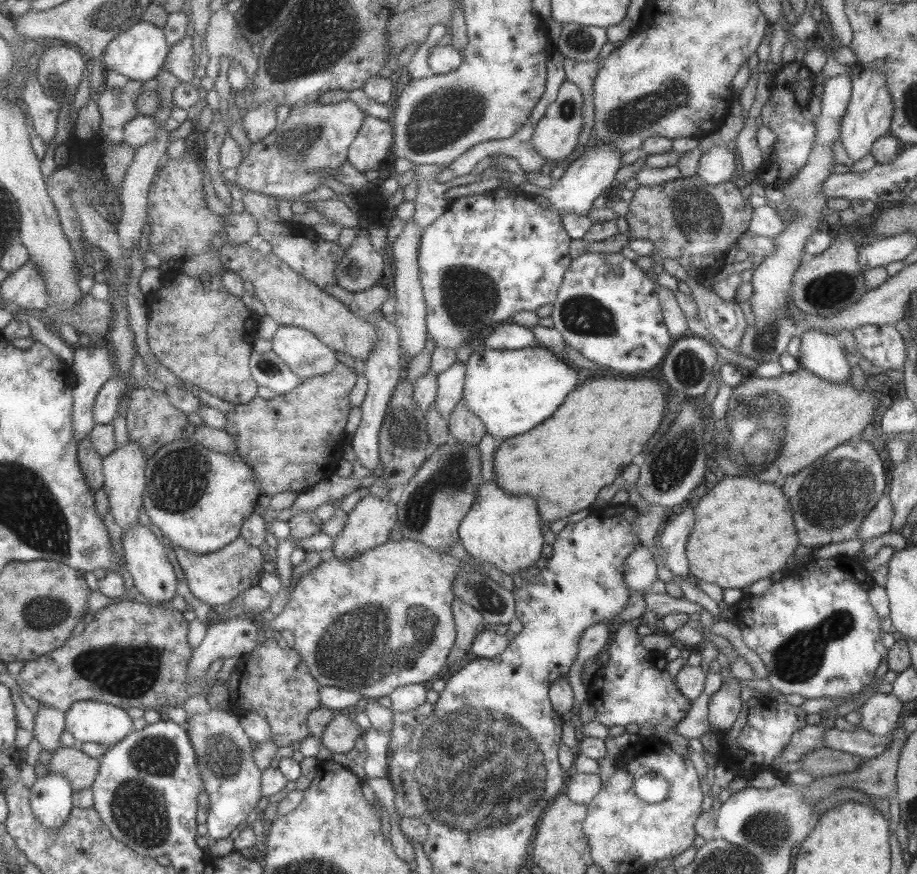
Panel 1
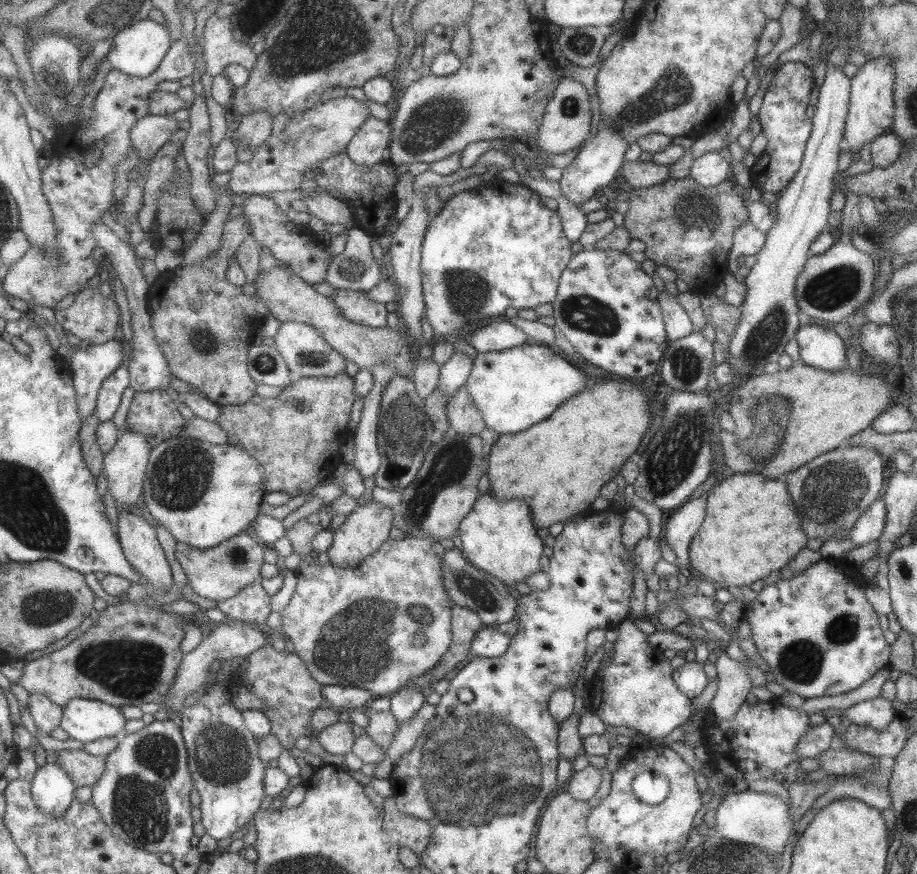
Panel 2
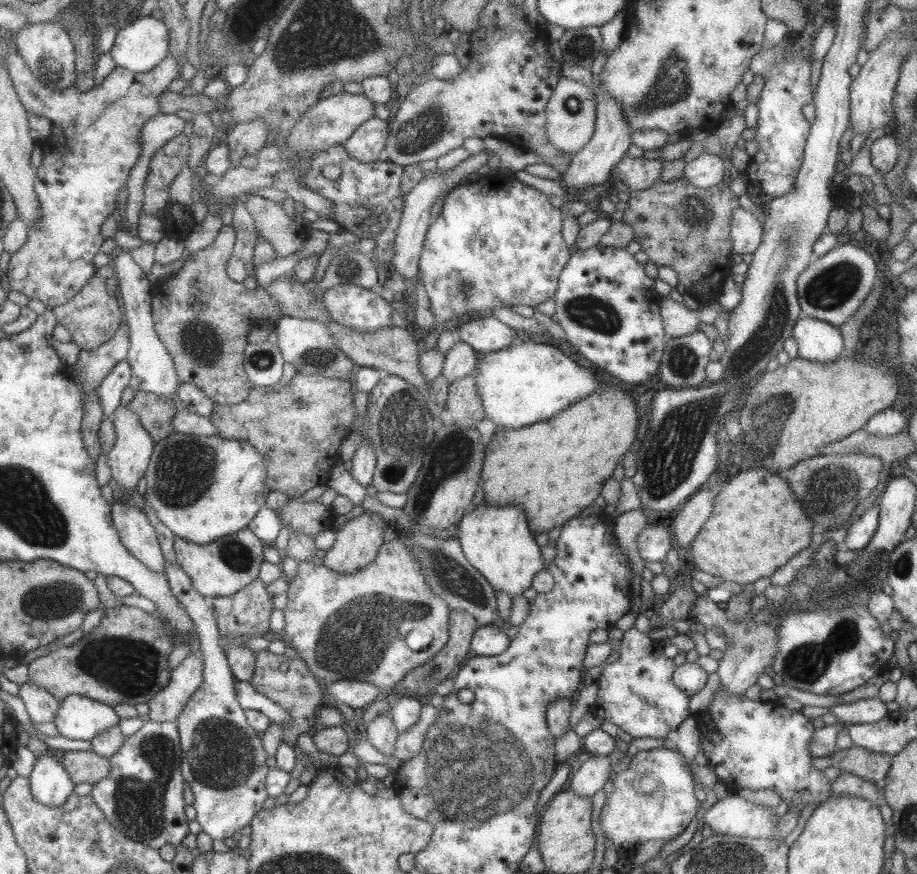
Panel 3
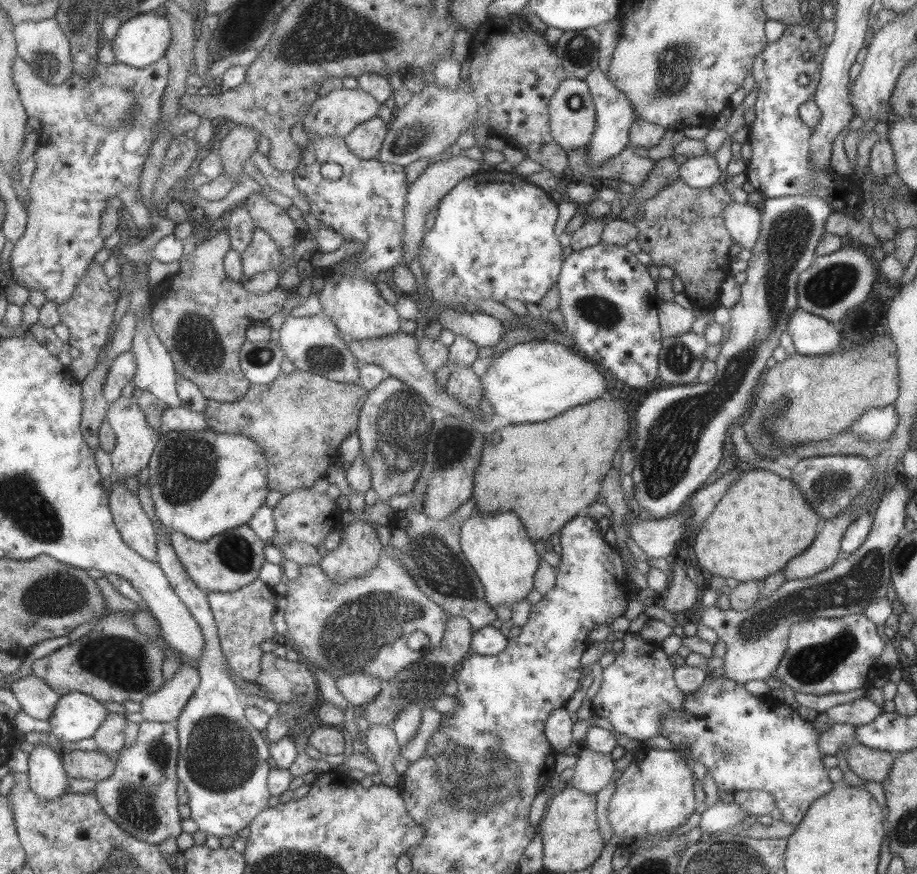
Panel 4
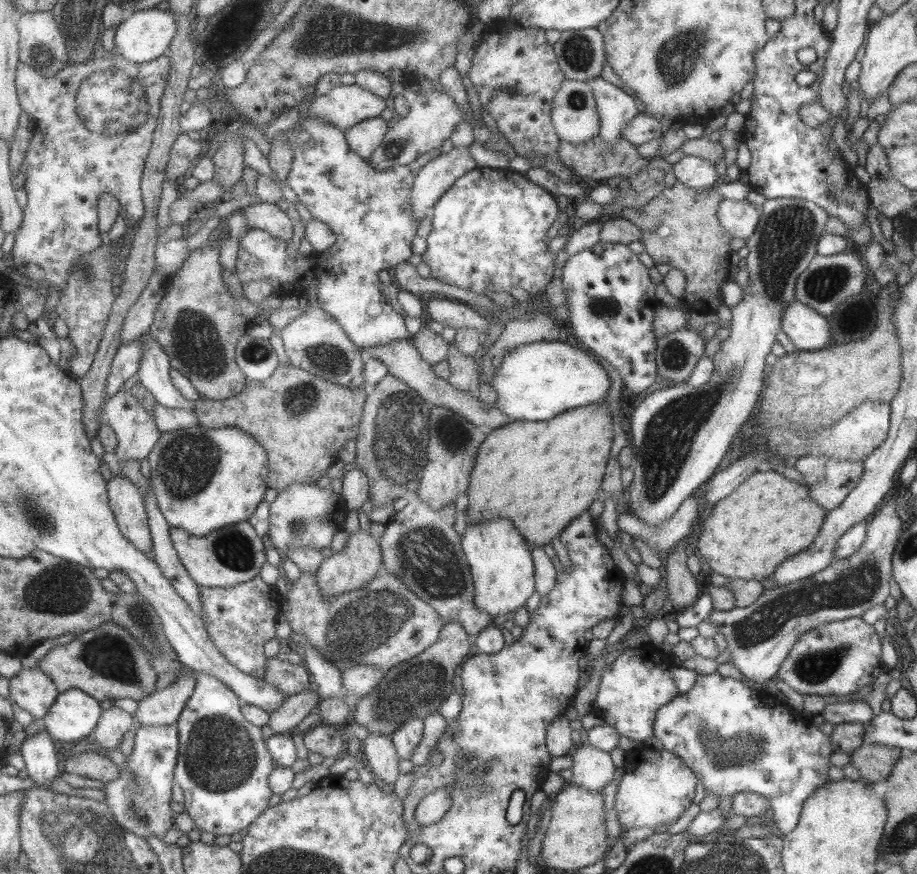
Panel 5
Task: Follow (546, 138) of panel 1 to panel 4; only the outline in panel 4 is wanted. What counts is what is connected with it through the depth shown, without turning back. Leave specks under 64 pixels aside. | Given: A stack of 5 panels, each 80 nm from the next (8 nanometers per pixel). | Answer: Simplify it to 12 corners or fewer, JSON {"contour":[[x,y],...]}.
{"contour":[[567,77],[551,95],[553,140],[590,144],[594,102],[584,80]]}

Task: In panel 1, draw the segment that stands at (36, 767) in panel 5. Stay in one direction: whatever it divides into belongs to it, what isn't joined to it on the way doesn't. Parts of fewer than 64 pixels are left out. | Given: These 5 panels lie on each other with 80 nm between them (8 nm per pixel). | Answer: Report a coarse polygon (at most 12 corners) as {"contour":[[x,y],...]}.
{"contour":[[47,770],[29,789],[35,818],[62,827],[72,807],[70,782]]}

